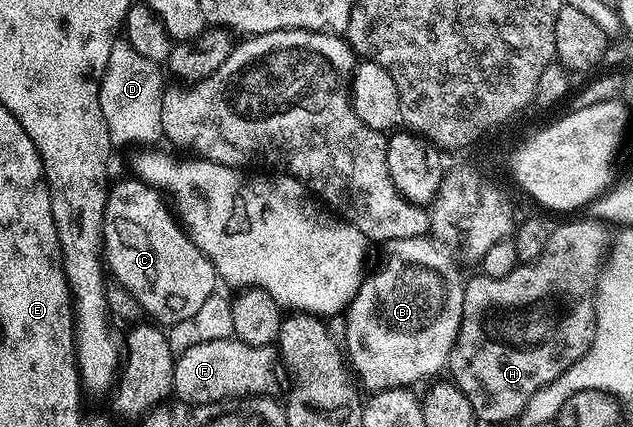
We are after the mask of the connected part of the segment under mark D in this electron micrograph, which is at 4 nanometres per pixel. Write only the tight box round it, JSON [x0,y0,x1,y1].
[98,39,164,145]

